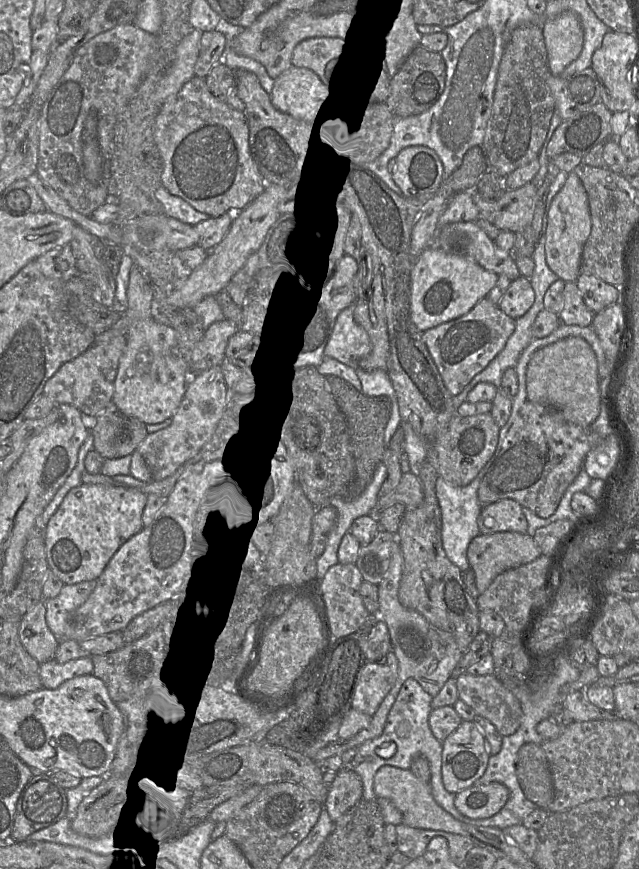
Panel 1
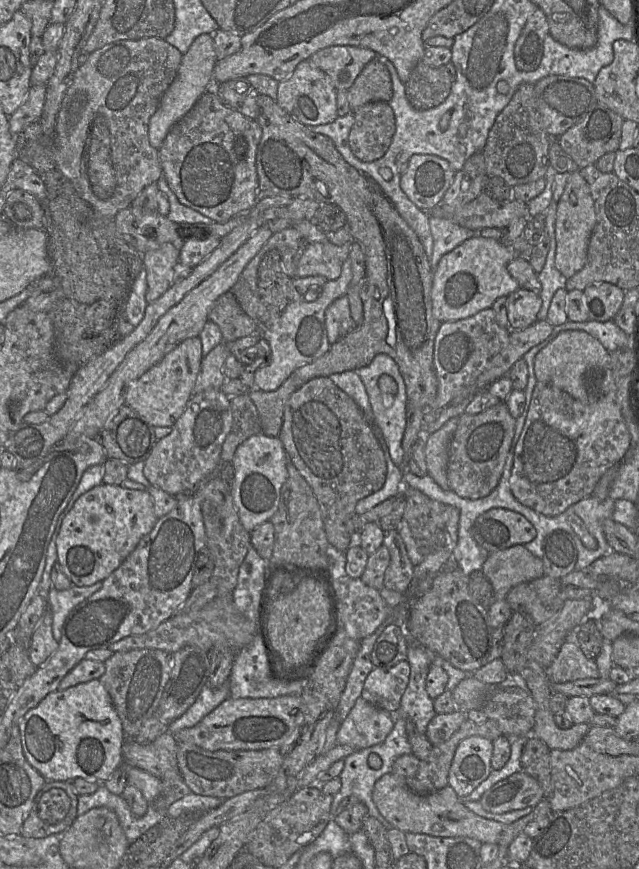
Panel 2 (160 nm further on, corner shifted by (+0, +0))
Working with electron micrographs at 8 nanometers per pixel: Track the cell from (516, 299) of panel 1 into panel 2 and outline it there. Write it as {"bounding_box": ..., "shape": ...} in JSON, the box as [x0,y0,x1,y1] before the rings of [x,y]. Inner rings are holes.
{"bounding_box":[507,287,542,330],"shape":[[[520,287],[507,297],[507,304],[510,329],[521,330],[537,321],[542,300],[540,295]]]}

